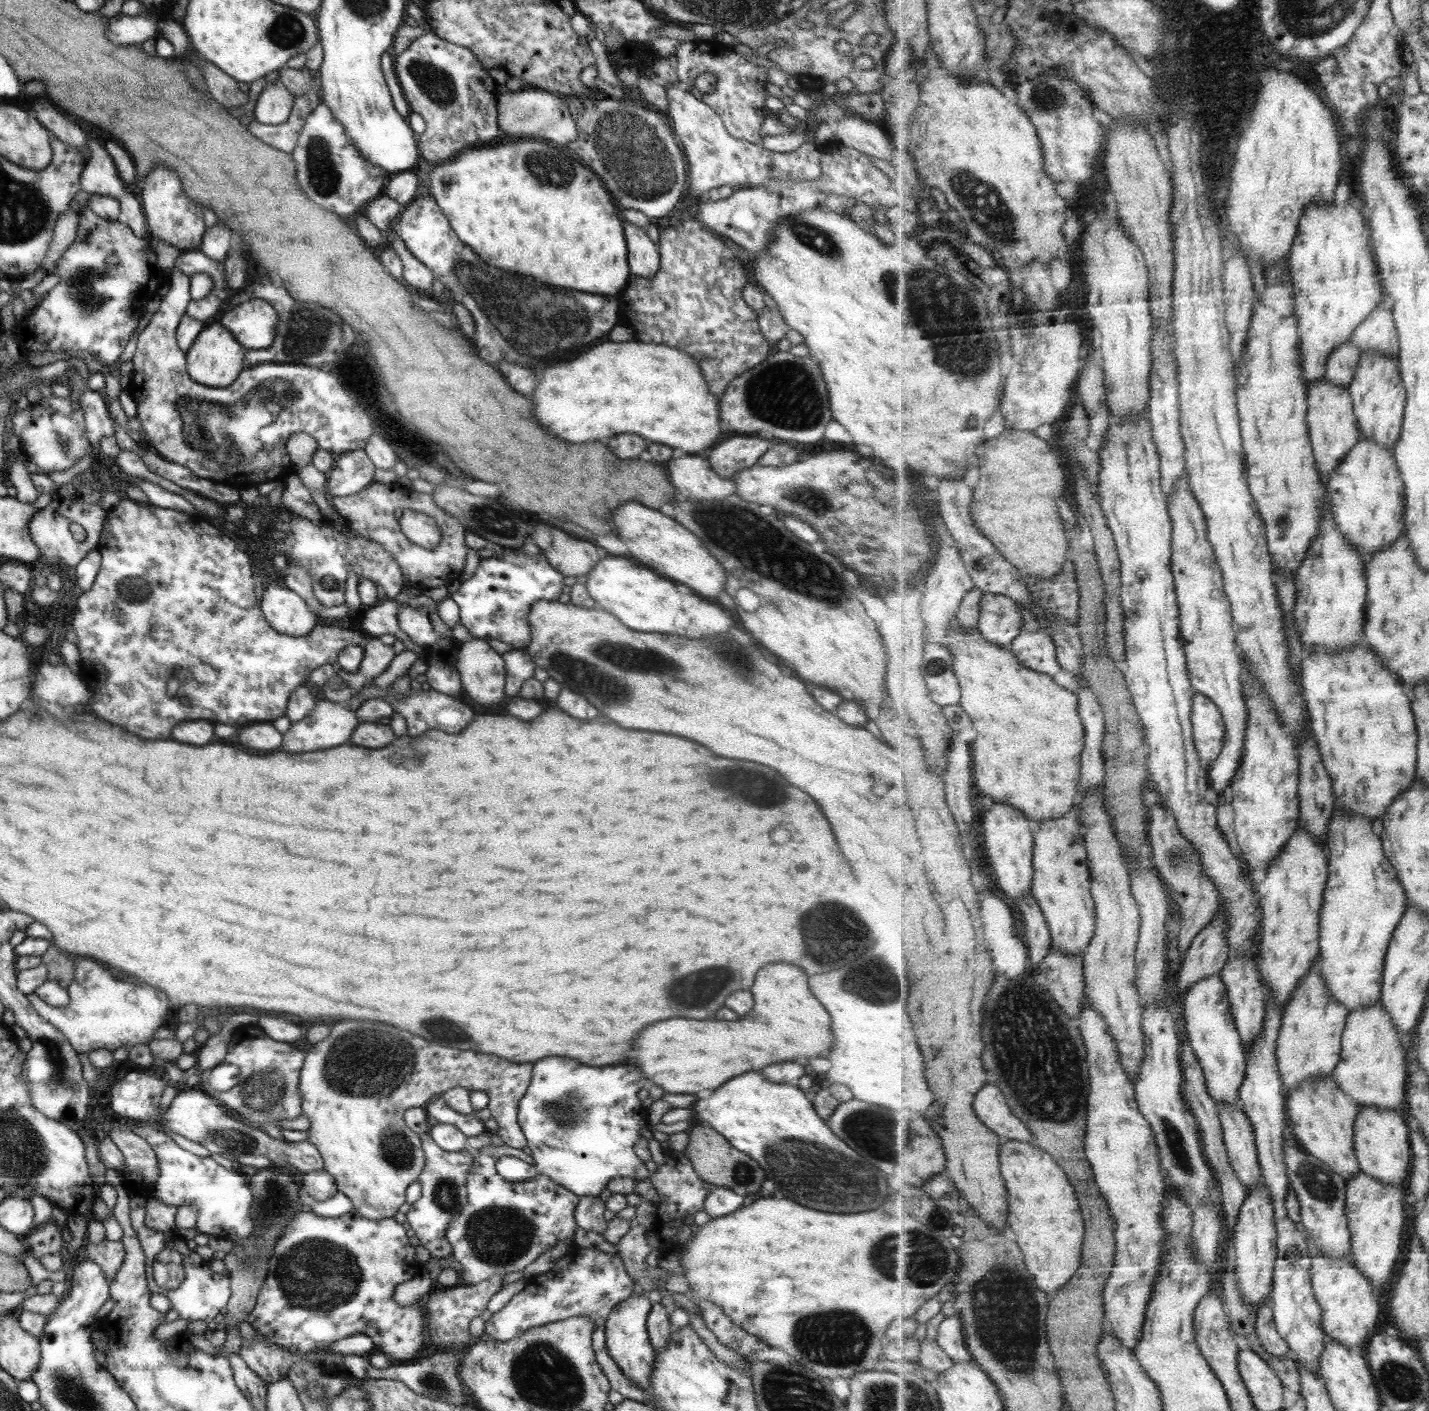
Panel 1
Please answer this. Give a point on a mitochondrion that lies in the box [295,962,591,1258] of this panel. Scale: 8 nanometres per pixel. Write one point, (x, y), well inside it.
(364, 1064)

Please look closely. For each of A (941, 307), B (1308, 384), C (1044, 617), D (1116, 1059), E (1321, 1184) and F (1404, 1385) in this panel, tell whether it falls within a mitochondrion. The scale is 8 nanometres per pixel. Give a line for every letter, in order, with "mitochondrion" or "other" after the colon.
A: mitochondrion
B: other
C: other
D: other
E: mitochondrion
F: mitochondrion

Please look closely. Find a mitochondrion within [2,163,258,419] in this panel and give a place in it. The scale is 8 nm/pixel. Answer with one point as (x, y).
(86, 292)

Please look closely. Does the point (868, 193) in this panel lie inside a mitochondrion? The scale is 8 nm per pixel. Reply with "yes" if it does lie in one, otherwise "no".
no

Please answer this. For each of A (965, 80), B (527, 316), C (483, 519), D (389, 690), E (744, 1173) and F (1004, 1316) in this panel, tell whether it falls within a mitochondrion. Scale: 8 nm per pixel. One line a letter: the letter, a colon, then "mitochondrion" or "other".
A: other
B: mitochondrion
C: mitochondrion
D: other
E: mitochondrion
F: mitochondrion

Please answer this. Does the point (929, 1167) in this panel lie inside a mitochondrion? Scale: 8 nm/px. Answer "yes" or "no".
no

